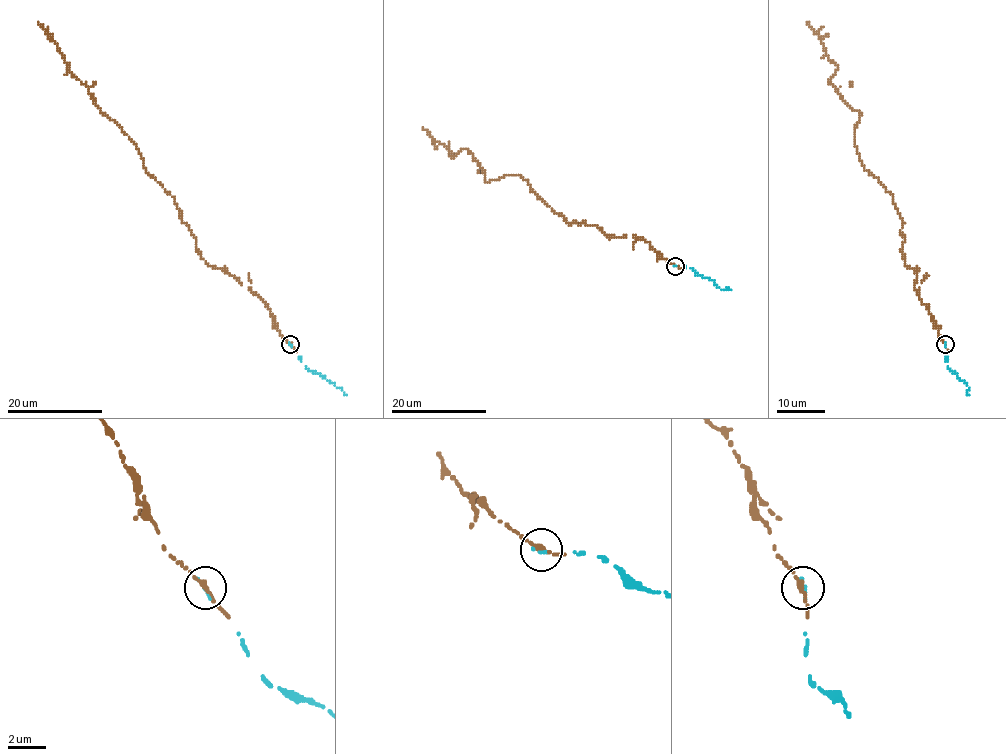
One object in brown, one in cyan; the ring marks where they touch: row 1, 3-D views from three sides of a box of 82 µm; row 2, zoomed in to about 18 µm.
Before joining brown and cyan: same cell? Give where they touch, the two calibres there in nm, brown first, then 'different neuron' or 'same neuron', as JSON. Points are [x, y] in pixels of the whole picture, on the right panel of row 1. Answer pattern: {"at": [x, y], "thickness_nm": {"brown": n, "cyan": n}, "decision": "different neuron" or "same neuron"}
{"at": [945, 344], "thickness_nm": {"brown": 240, "cyan": 190}, "decision": "same neuron"}

